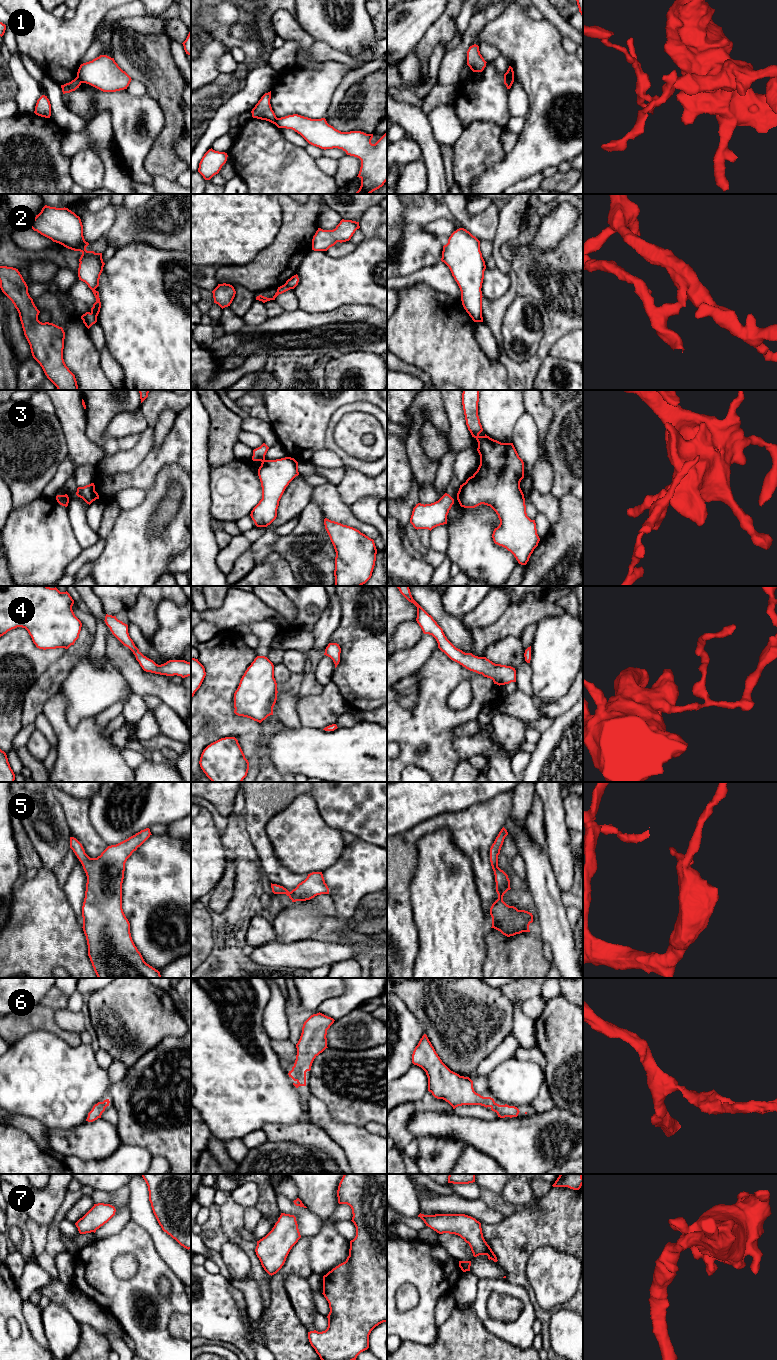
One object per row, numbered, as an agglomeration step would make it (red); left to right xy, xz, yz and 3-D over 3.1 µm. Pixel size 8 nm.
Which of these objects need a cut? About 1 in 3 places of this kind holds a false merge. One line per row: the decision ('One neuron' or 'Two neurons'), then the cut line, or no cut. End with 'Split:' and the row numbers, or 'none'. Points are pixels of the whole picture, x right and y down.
1: Two neurons. Split along yz (505, 73), (513, 80)
2: Two neurons. Split along xy (91, 312), (96, 317)
3: Two neurons. Split along xz (264, 459), (261, 461)
4: One neuron. No split
5: One neuron. No split
6: One neuron. No split
7: One neuron. No split
Split: 1, 2, 3

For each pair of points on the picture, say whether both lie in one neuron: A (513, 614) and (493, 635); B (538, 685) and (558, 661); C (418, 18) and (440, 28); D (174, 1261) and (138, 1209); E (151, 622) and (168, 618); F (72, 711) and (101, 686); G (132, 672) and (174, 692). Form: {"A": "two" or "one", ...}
{"A": "one", "B": "one", "C": "two", "D": "one", "E": "two", "F": "one", "G": "one"}

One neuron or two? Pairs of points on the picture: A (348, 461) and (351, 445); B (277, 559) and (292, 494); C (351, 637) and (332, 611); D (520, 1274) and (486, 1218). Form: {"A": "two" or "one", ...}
{"A": "two", "B": "two", "C": "two", "D": "two"}

